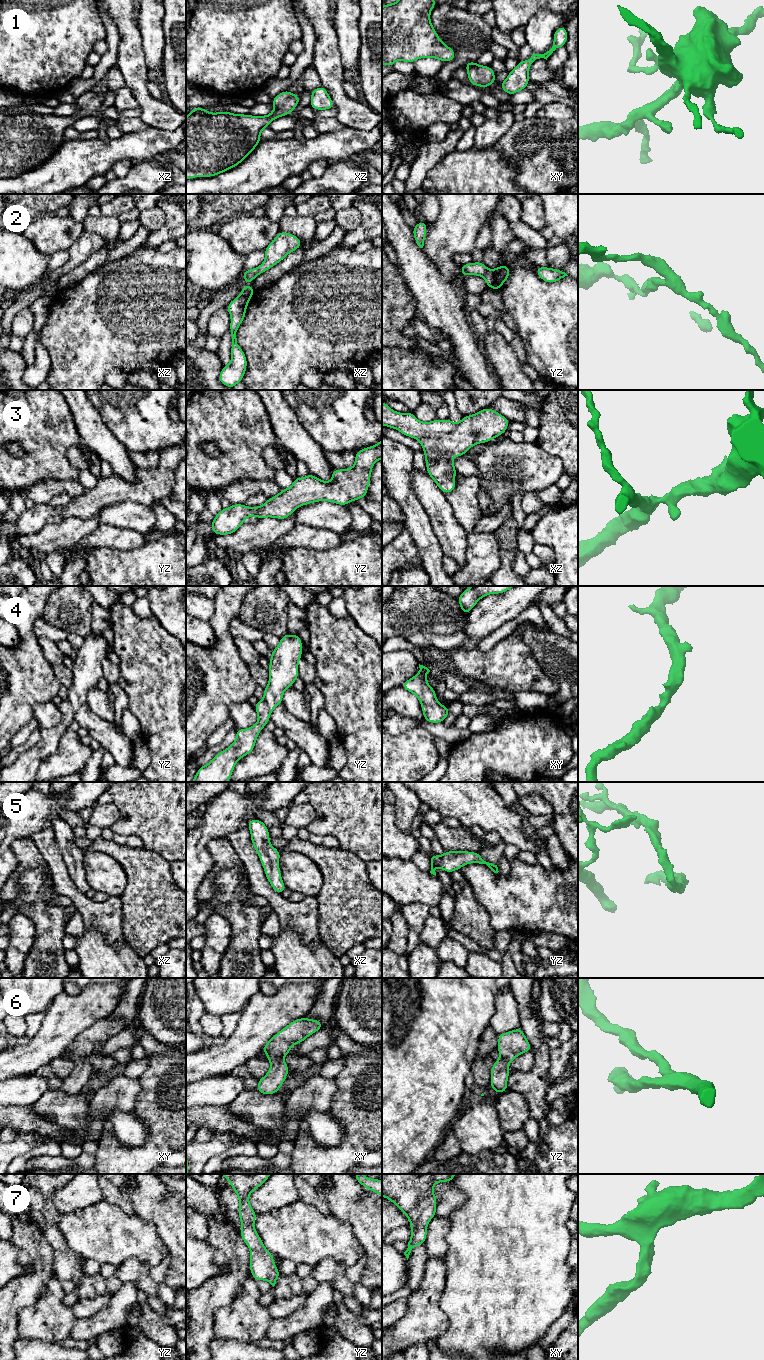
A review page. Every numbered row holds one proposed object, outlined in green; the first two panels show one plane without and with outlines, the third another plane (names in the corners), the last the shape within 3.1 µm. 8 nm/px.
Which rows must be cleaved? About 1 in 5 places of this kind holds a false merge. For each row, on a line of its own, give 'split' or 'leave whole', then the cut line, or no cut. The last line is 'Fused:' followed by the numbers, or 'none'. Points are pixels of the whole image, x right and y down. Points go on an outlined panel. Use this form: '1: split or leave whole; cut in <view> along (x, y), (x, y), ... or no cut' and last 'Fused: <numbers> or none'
1: leave whole; no cut
2: split; cut in xz along (240, 295), (249, 298)
3: leave whole; no cut
4: leave whole; no cut
5: leave whole; no cut
6: leave whole; no cut
7: leave whole; no cut
Fused: 2

